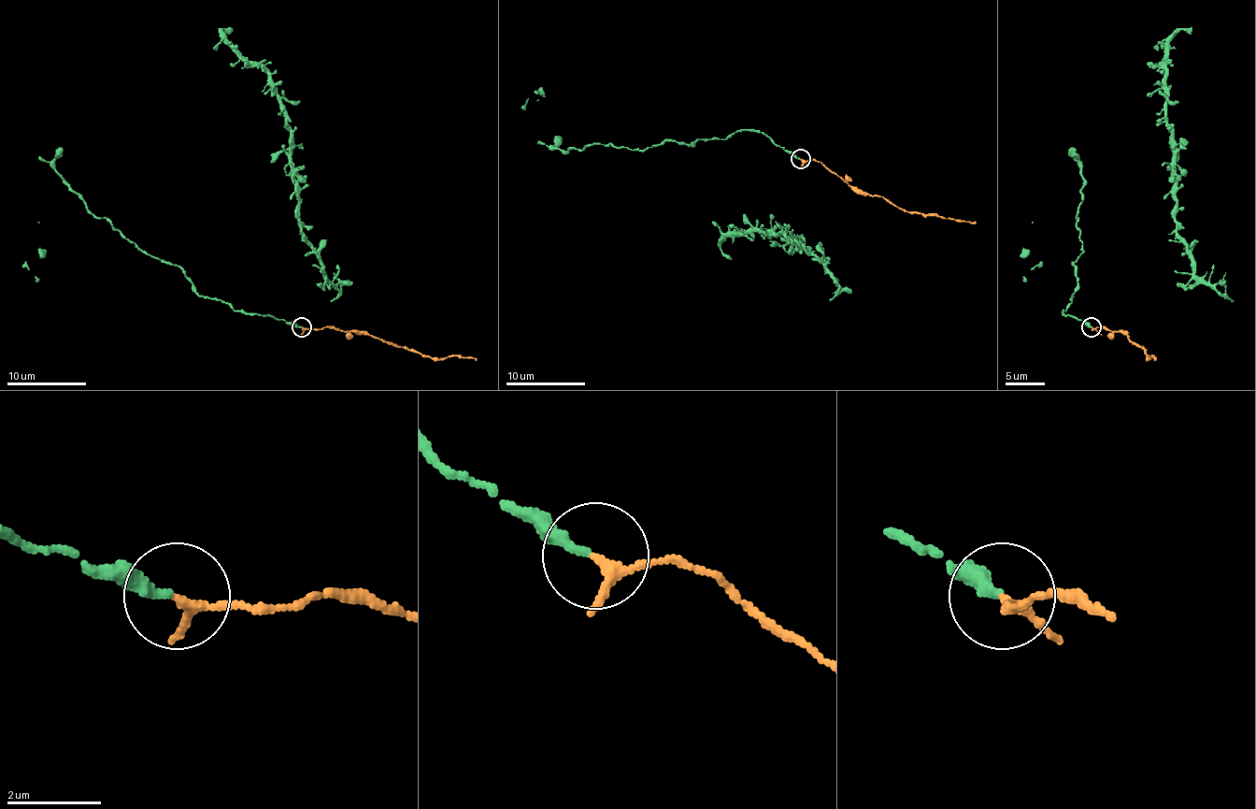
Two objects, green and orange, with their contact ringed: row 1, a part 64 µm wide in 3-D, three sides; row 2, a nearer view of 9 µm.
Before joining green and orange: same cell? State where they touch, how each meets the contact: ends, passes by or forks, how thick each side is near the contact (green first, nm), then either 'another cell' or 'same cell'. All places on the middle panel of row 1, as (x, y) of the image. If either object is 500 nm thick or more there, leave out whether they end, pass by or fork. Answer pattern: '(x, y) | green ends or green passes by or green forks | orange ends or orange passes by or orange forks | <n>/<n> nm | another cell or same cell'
(801, 159) | green ends | orange passes by | 240/170 nm | same cell

